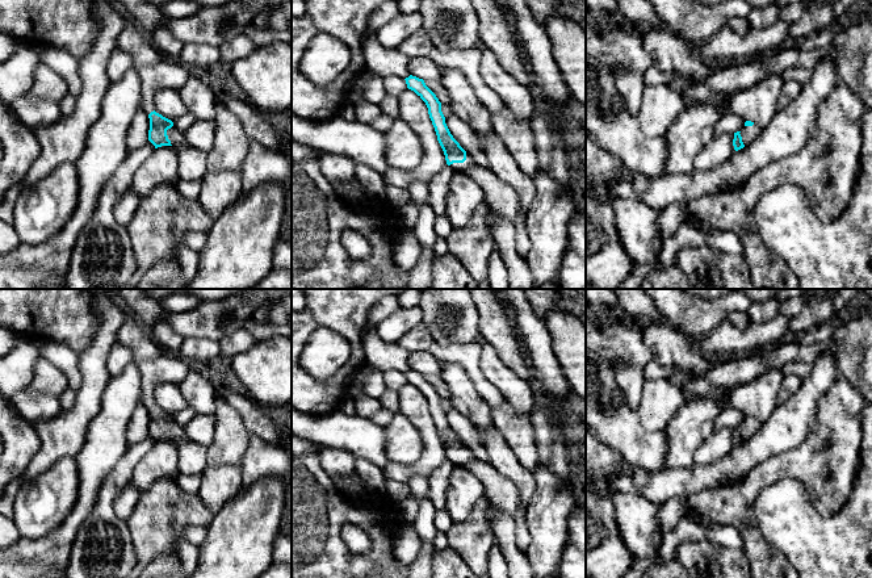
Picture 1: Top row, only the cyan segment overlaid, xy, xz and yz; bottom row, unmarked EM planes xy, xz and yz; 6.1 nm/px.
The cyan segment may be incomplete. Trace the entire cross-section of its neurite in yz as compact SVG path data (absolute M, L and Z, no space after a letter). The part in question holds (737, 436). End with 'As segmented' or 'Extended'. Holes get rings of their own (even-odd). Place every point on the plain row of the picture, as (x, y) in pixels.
M746 415L745 420L739 426L734 427L734 444L738 445L752 437L758 432L759 427L760 422L758 419L751 415Z. Extended

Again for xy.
M155 405L148 409L148 412L148 435L155 443L172 440L177 448L177 472L185 476L202 474L206 468L207 448L192 441L171 414Z. Extended

